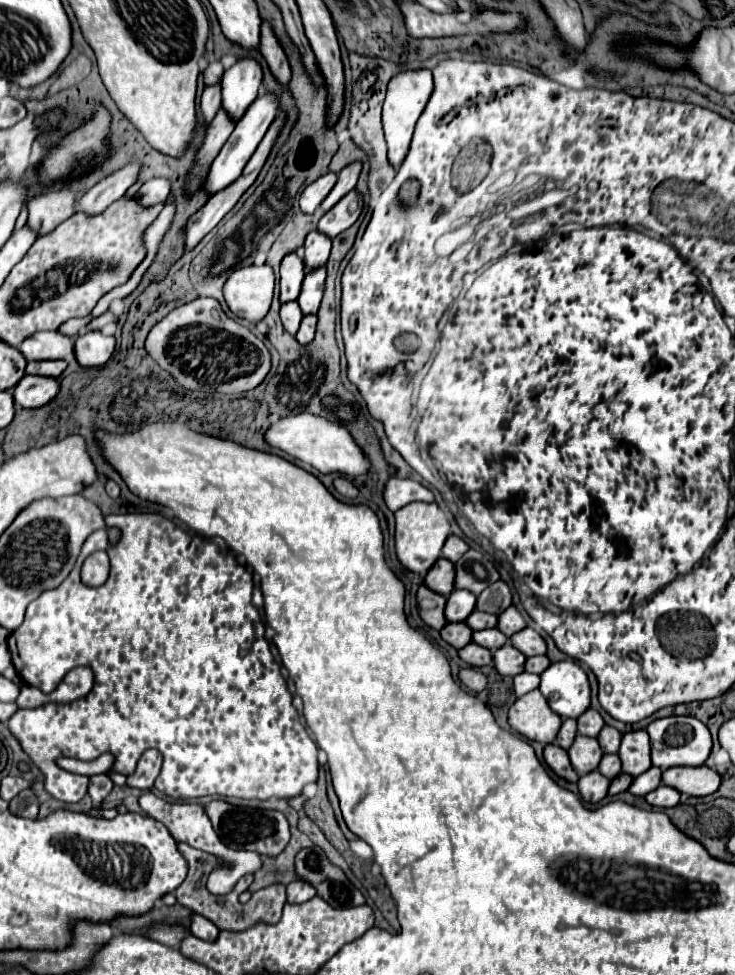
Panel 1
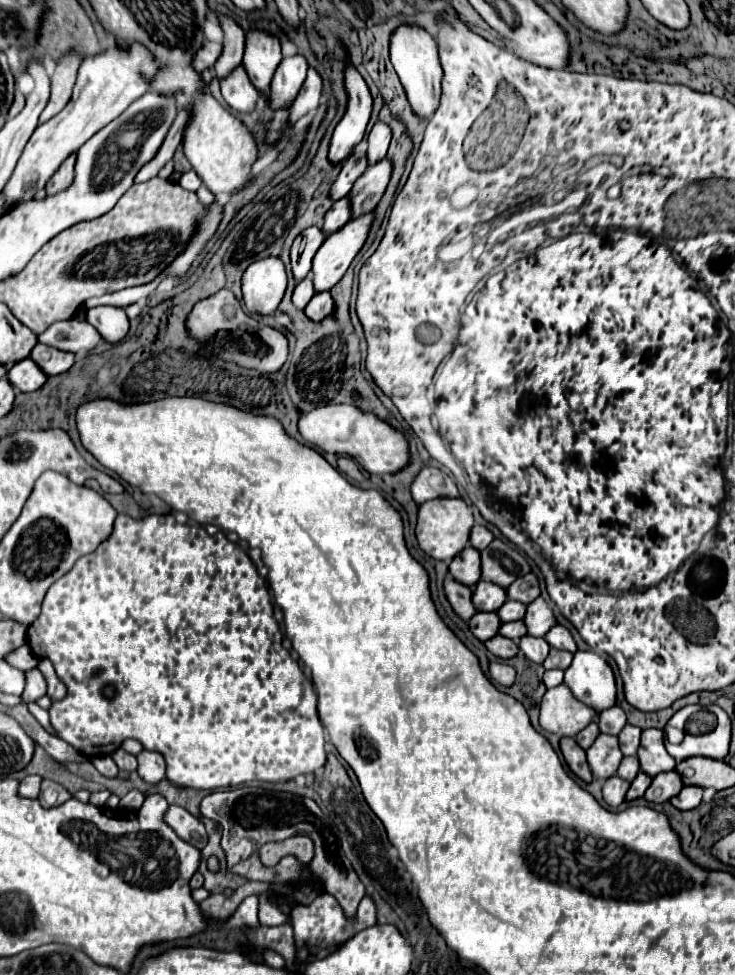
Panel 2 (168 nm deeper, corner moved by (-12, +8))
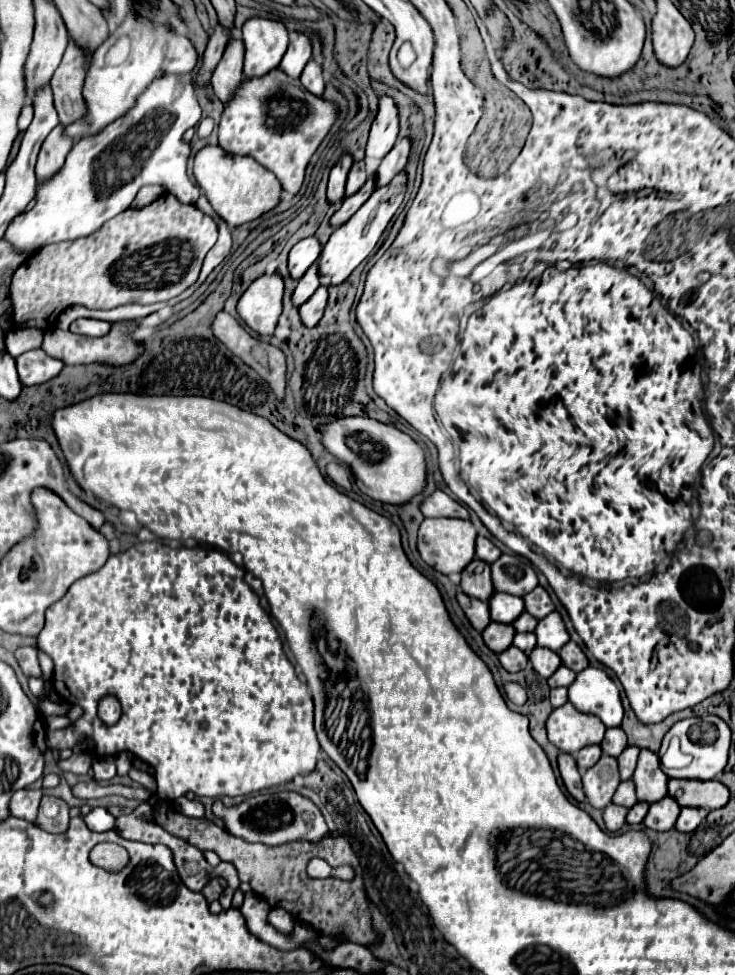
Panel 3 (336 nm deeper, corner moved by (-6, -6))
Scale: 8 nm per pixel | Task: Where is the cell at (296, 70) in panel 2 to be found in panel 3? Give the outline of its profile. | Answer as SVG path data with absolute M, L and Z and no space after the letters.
M297 35L295 41L291 41L287 47L287 53L283 55L283 59L279 63L279 71L283 71L289 79L299 79L309 57L311 57L309 39L305 35Z

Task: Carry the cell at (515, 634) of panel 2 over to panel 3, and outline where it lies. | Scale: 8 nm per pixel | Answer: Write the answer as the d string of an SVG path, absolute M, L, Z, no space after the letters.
M517 633L513 637L513 647L529 653L535 647L535 635L533 633Z

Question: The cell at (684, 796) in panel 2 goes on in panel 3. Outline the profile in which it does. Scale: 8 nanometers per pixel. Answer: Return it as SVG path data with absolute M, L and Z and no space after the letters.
M683 807L677 821L675 821L675 829L677 831L693 831L699 827L699 823L707 817L705 809L697 809L697 807Z

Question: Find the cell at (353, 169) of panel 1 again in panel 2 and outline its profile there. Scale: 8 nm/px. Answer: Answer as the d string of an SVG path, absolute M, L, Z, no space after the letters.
M377 121L367 137L369 141L369 149L367 149L367 159L369 159L369 165L377 163L379 159L383 159L387 155L387 149L389 149L389 143L391 143L391 129L389 125L385 125L383 121Z

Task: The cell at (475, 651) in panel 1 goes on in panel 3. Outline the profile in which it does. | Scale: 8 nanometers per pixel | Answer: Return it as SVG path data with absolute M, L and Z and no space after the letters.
M509 647L507 651L499 653L499 663L503 665L503 669L507 669L507 671L511 671L511 673L525 669L527 661L529 661L529 659L527 659L527 653L519 651L517 647Z

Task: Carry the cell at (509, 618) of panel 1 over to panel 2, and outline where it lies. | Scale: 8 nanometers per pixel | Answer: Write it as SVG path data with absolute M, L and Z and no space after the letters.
M541 597L527 607L527 613L525 613L523 621L527 625L527 633L533 635L533 637L545 637L547 631L557 623L553 609Z

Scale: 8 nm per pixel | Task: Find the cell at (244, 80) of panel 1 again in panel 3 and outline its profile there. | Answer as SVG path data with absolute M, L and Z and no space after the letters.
M253 17L243 25L245 67L243 77L255 79L273 71L287 47L287 29L279 21Z

